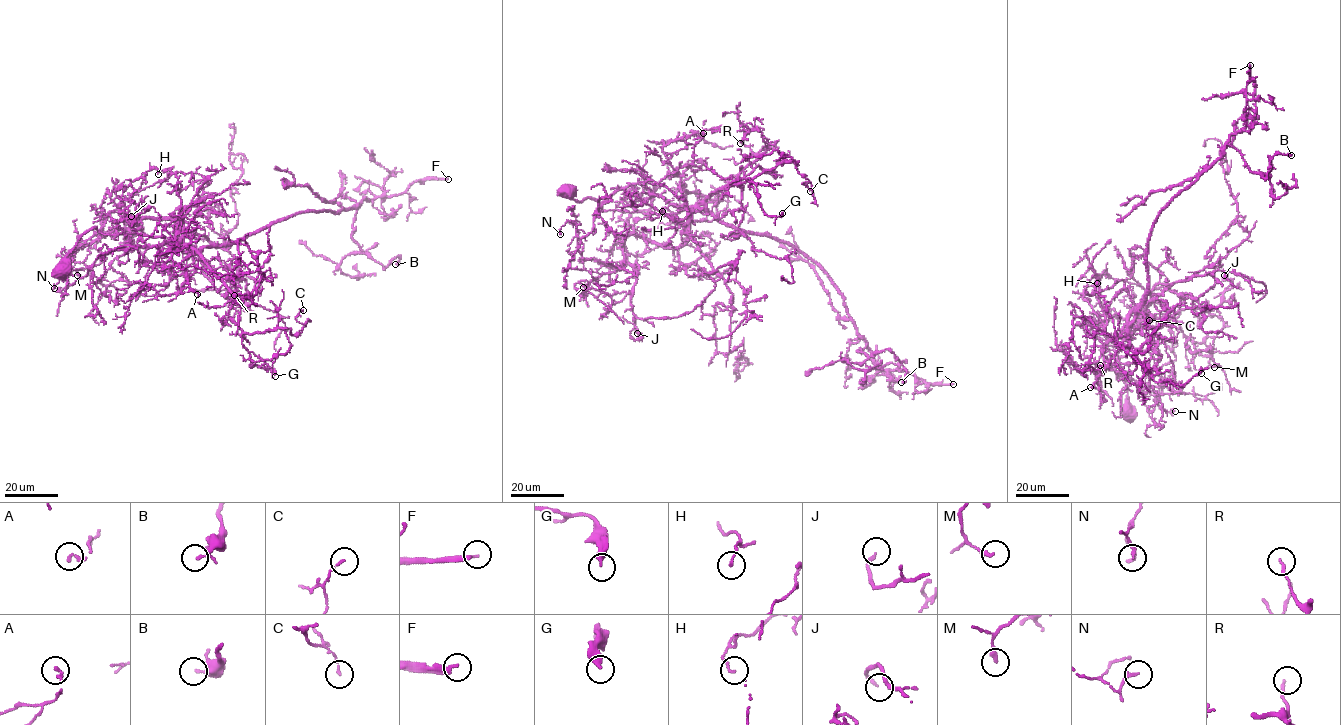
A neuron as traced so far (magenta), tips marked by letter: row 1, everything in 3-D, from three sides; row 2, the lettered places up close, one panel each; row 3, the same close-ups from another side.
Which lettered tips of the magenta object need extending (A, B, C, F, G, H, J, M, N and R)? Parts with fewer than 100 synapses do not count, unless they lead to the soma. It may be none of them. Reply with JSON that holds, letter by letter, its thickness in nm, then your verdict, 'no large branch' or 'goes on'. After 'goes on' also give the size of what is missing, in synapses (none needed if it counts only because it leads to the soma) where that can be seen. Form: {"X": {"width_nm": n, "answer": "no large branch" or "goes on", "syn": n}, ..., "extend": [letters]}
{"A": {"width_nm": 170, "answer": "no large branch"}, "B": {"width_nm": 190, "answer": "no large branch"}, "C": {"width_nm": 120, "answer": "no large branch"}, "F": {"width_nm": 240, "answer": "goes on", "syn": 250}, "G": {"width_nm": 340, "answer": "no large branch"}, "H": {"width_nm": 110, "answer": "no large branch"}, "J": {"width_nm": 180, "answer": "no large branch"}, "M": {"width_nm": 240, "answer": "no large branch"}, "N": {"width_nm": 150, "answer": "no large branch"}, "R": {"width_nm": 150, "answer": "no large branch"}, "extend": ["F"]}

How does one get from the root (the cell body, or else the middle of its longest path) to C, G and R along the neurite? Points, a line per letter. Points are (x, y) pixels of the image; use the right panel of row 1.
C: (1126, 413), (1115, 362), (1127, 356), (1132, 322), (1129, 345), (1150, 371), (1131, 356), (1147, 351), (1149, 320)
G: (1126, 413), (1115, 362), (1127, 356), (1130, 322), (1130, 349), (1155, 382), (1183, 385), (1201, 373)
R: (1126, 413), (1127, 387), (1115, 362), (1127, 356), (1132, 322), (1128, 340), (1094, 332), (1090, 365), (1100, 365)

